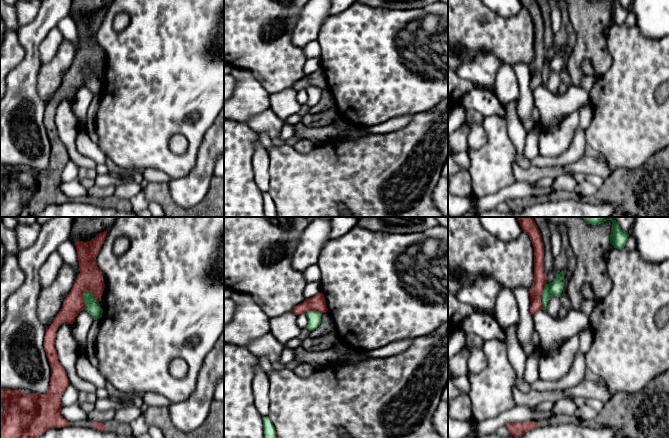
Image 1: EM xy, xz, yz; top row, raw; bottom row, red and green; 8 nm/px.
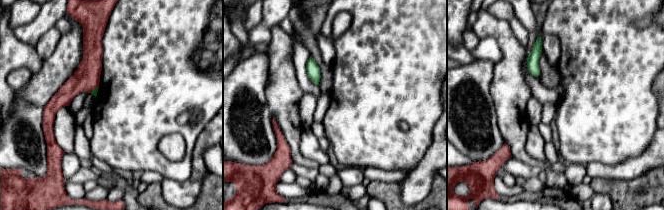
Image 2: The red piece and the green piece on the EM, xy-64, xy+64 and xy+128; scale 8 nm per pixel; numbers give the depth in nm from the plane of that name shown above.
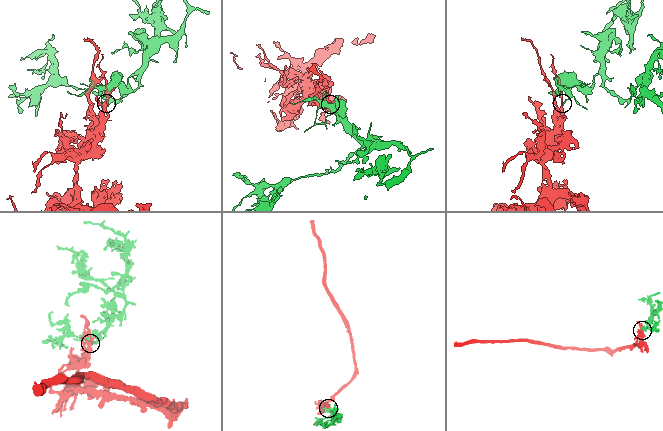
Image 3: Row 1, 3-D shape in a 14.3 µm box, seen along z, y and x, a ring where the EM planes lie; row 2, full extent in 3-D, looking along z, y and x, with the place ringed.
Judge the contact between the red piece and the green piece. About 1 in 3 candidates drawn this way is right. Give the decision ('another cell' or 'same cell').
another cell

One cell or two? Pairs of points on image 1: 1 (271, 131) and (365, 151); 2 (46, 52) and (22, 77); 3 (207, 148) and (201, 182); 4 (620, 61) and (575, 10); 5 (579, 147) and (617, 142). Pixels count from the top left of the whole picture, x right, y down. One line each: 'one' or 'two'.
1: two
2: two
3: one
4: two
5: two

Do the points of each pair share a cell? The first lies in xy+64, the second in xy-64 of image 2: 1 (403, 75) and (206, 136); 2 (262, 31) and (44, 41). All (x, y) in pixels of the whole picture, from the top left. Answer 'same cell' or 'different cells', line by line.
1: different cells
2: different cells

